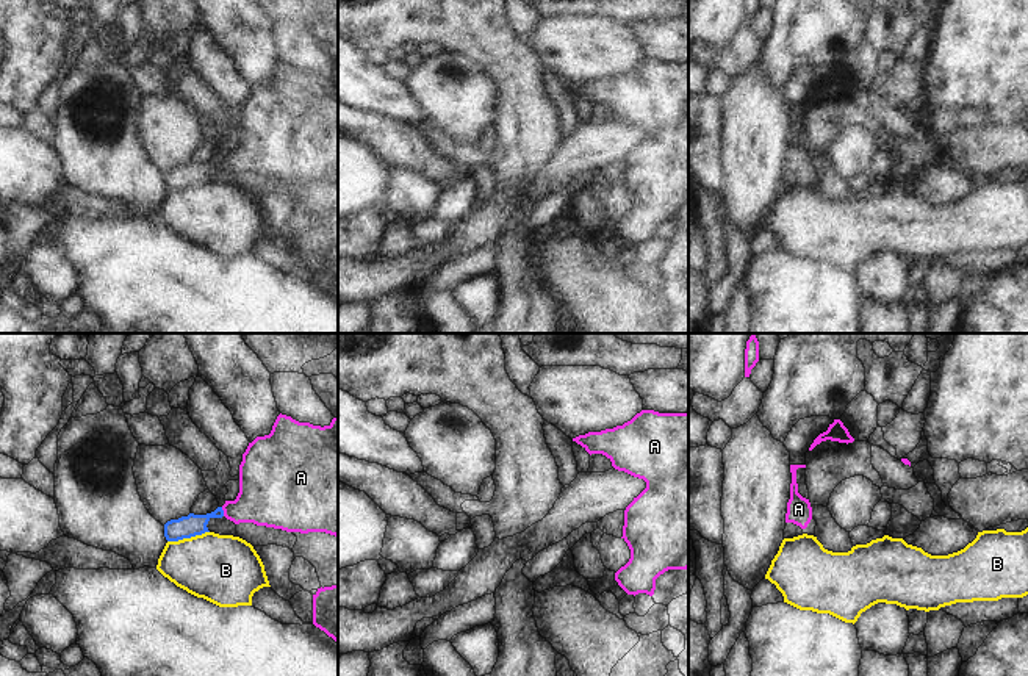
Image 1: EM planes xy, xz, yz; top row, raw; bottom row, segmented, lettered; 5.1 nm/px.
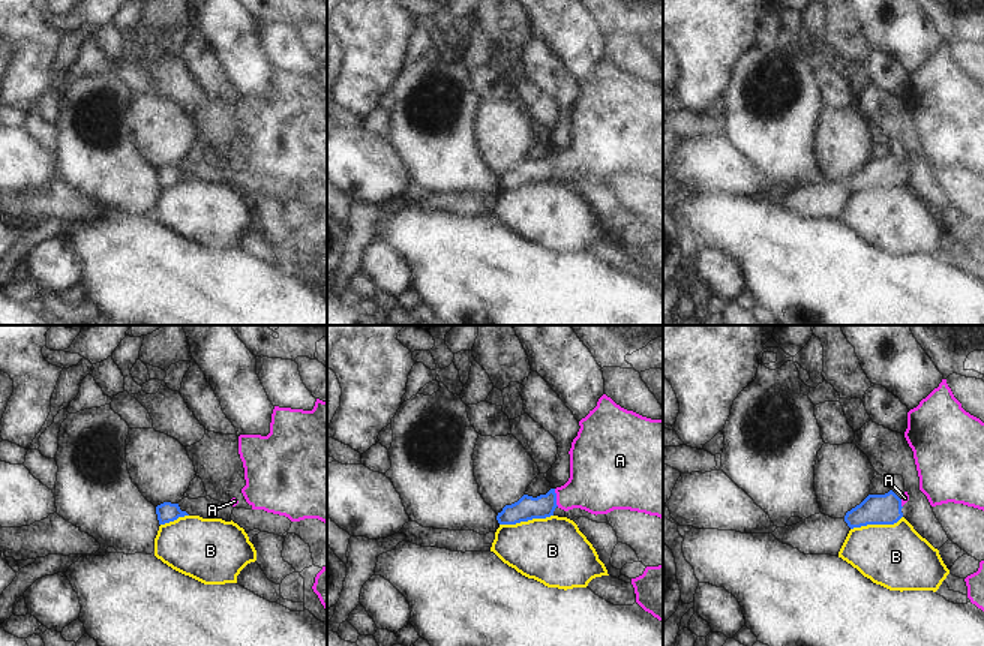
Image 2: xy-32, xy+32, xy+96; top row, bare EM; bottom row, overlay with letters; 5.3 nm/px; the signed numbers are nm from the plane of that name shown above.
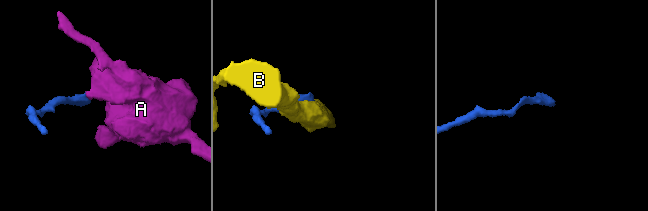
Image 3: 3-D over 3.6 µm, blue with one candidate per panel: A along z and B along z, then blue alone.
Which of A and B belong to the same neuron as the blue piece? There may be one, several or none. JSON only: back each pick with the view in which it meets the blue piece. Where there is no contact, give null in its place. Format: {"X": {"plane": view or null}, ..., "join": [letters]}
{"A": {"plane": "xy"}, "join": ["A"]}

